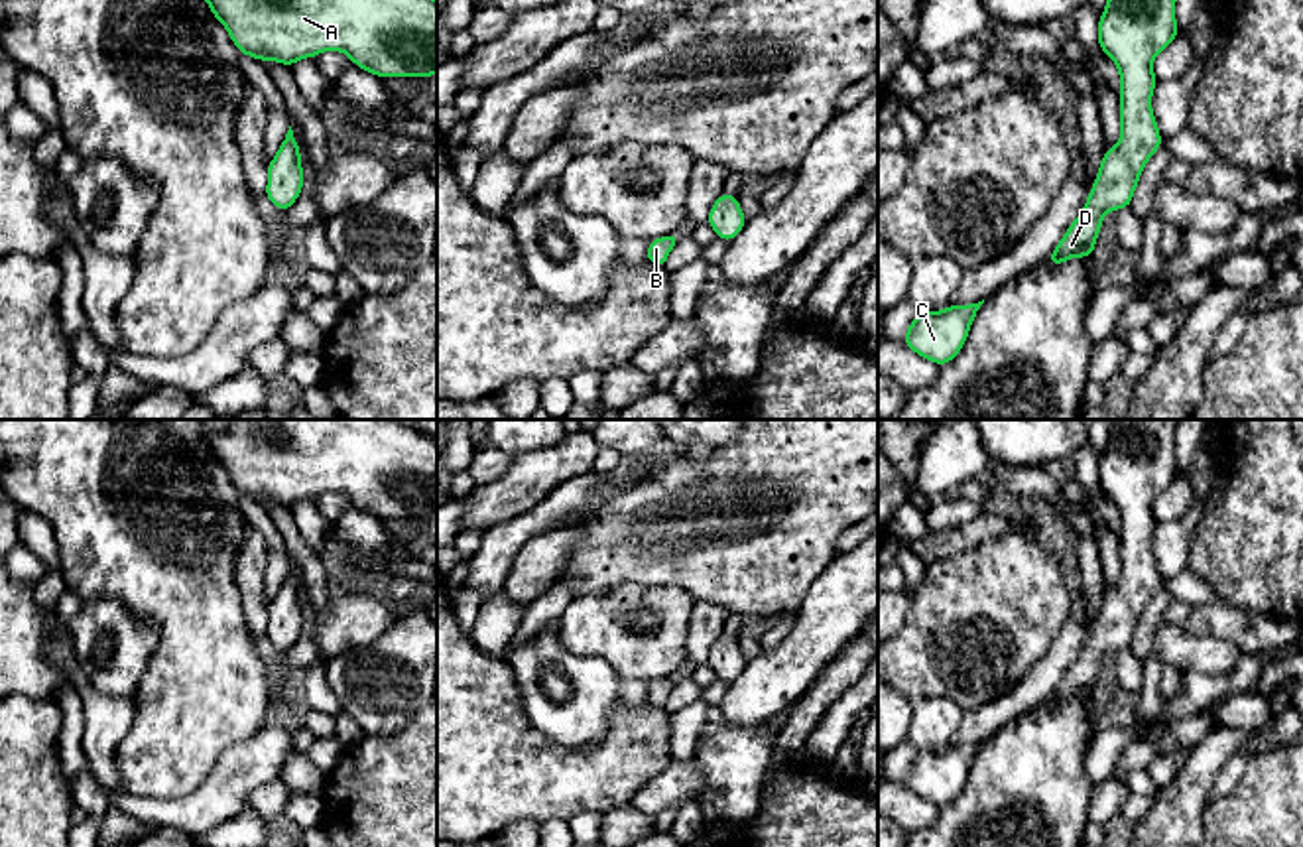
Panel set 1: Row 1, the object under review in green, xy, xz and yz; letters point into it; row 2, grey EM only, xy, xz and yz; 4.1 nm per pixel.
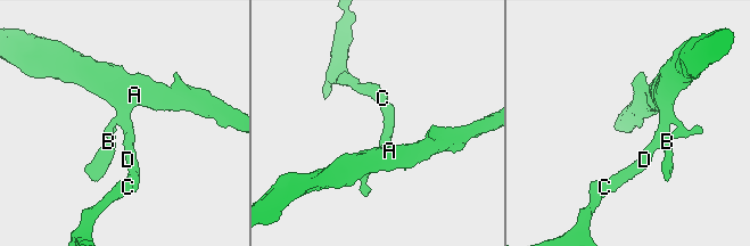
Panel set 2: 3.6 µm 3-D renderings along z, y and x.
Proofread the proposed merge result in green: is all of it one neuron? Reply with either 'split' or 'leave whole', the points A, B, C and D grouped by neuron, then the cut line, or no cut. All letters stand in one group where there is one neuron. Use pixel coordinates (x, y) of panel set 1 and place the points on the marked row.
leave whole; groups A B C D; cut none

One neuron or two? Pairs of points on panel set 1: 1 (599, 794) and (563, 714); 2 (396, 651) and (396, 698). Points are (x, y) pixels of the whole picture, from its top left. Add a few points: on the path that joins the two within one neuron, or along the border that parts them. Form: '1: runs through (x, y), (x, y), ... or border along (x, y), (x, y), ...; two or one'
1: border along (611, 714), (585, 747), (536, 729); two
2: runs through (396, 662), (396, 686); one

